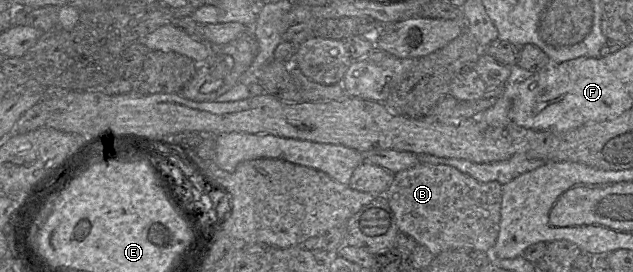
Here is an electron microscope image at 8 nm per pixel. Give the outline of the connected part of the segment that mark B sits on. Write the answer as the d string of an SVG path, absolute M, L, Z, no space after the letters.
M419 163L394 174L392 184L384 196L394 212L399 232L412 236L433 255L453 249L475 249L491 253L500 228L502 186L496 181L479 182L449 165Z

